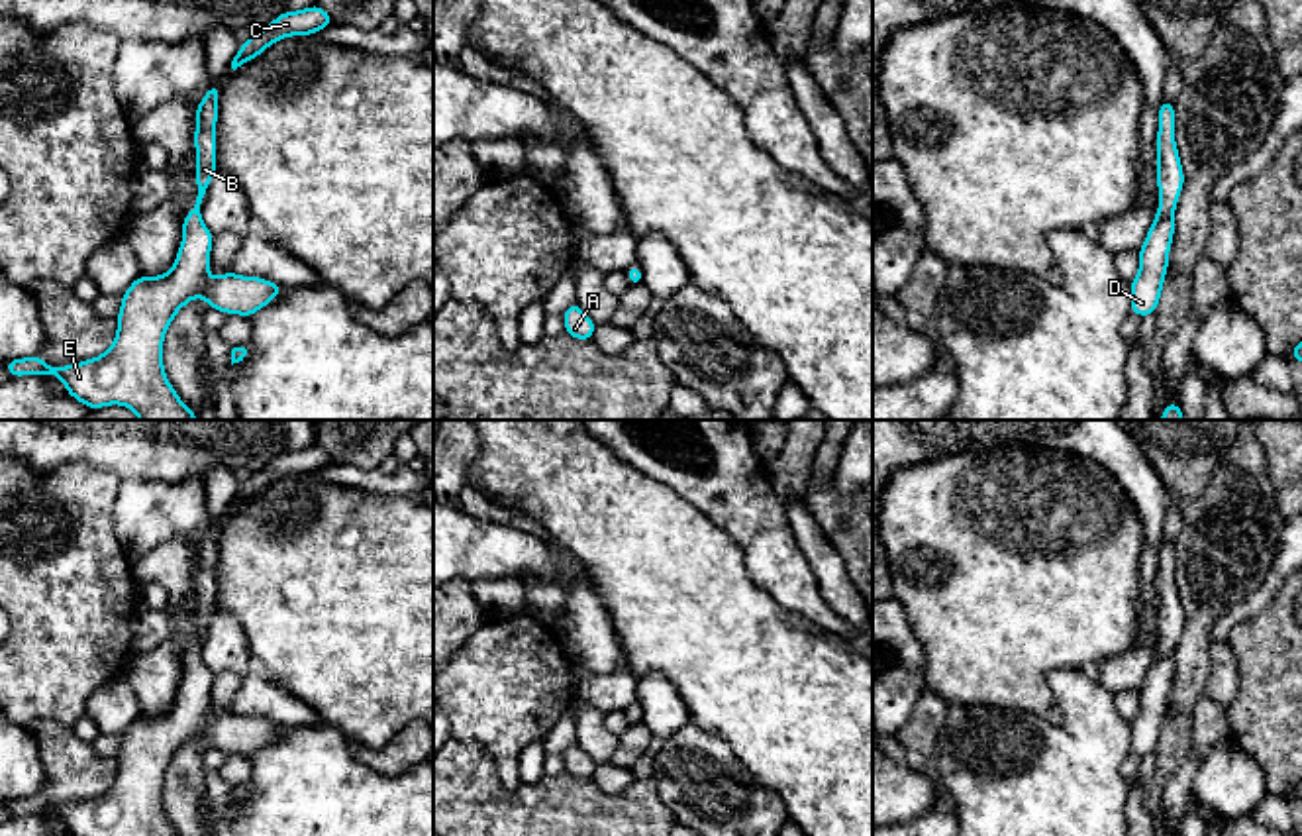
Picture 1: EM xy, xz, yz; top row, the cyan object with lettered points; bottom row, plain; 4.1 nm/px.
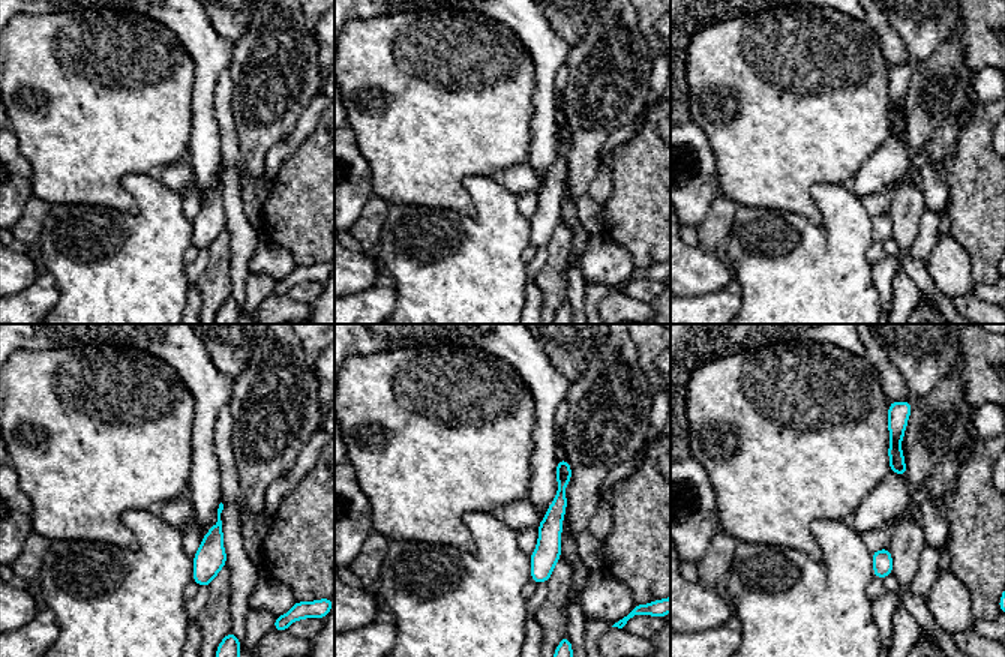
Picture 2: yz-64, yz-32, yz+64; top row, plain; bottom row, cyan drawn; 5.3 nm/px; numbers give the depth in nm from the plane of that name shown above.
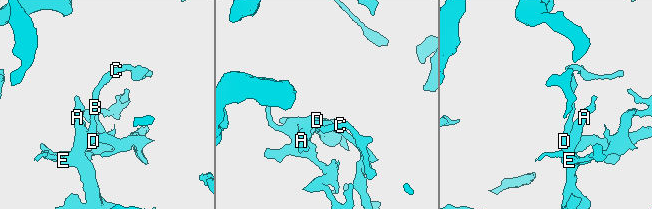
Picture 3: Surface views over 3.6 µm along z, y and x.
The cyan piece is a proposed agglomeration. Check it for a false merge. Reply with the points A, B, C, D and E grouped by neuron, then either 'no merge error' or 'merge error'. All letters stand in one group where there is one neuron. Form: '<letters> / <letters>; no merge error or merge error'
A B C D E; no merge error

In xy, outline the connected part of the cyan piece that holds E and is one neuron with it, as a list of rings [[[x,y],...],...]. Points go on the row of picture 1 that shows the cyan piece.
[[[214,82],[196,108],[194,147],[198,196],[194,208],[184,216],[182,243],[178,247],[175,265],[161,277],[137,277],[129,285],[122,296],[116,340],[102,355],[65,367],[49,367],[39,355],[4,361],[12,377],[55,375],[63,381],[73,398],[92,410],[120,404],[131,408],[139,420],[198,420],[198,414],[190,412],[180,400],[163,367],[163,340],[176,312],[192,298],[202,296],[210,308],[247,318],[284,292],[282,287],[267,279],[241,277],[231,271],[222,273],[214,281],[208,279],[214,235],[202,222],[200,204],[212,177],[216,175],[218,143],[214,131],[218,122],[218,98],[220,86]]]

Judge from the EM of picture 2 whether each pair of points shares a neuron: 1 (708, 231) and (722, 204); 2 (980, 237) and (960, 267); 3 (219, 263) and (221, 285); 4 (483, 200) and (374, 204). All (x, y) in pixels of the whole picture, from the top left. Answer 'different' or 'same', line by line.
1: same
2: different
3: same
4: different

